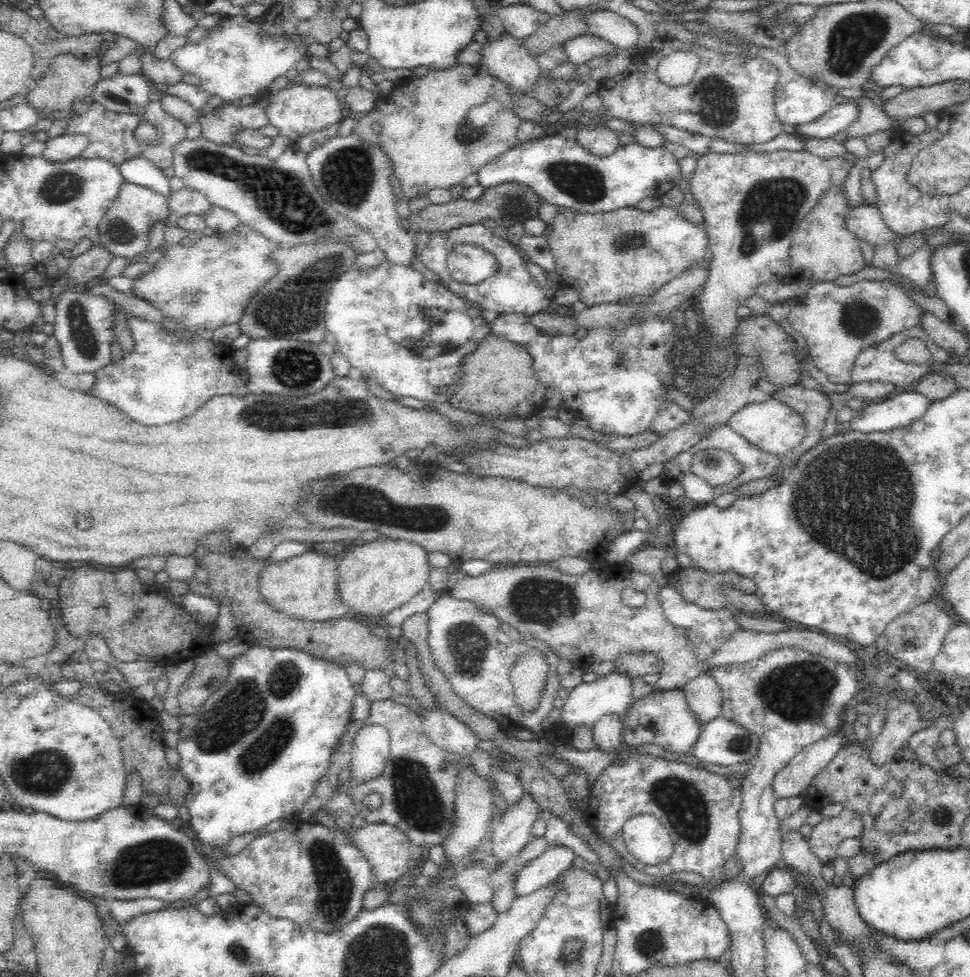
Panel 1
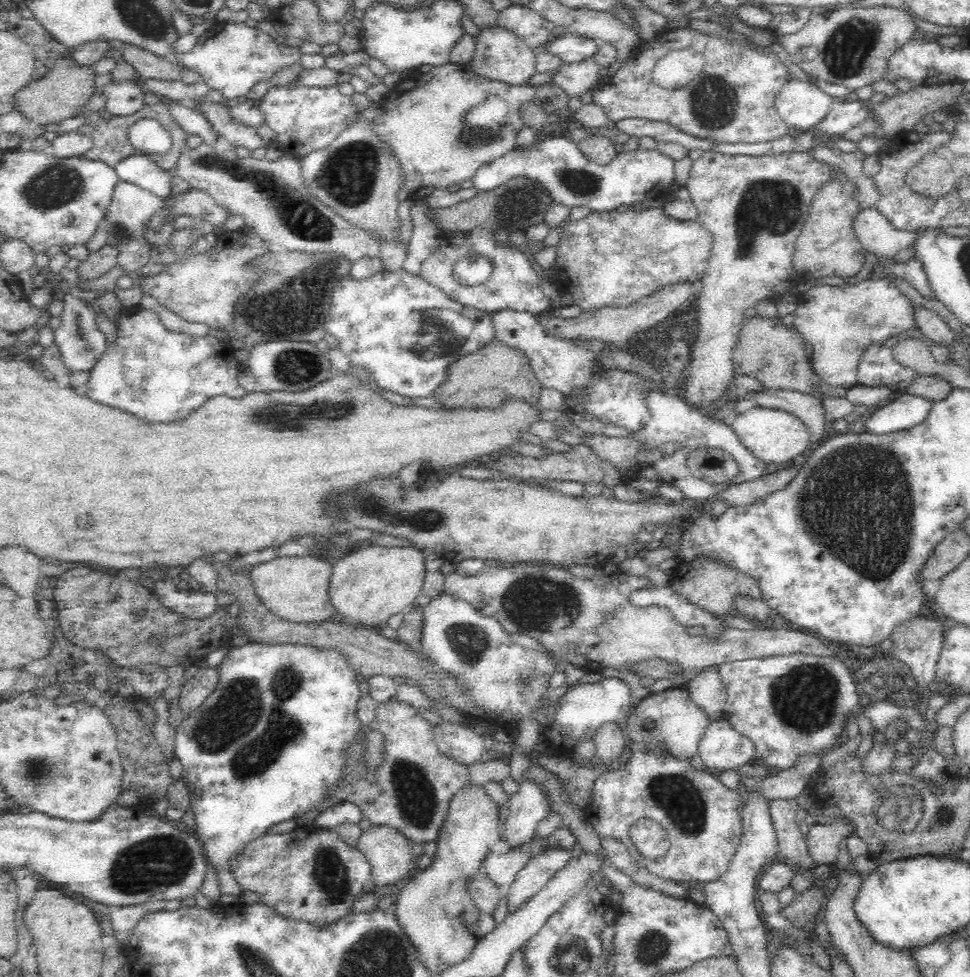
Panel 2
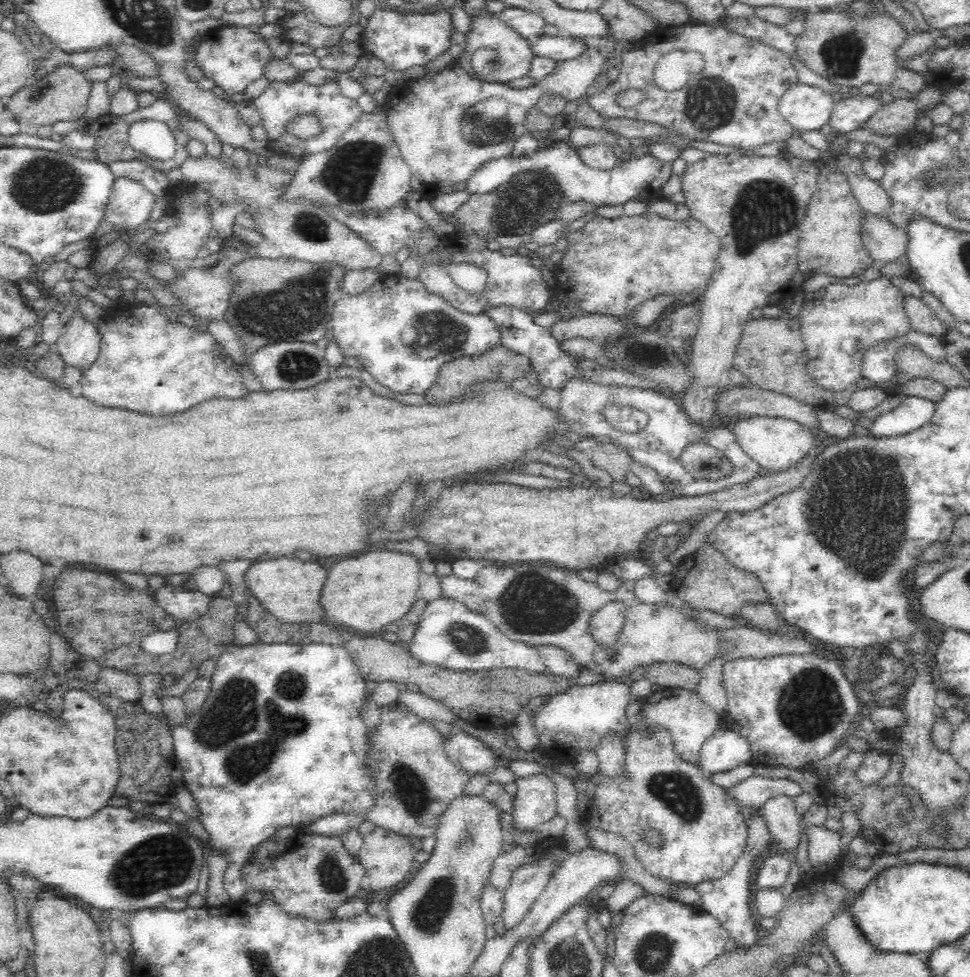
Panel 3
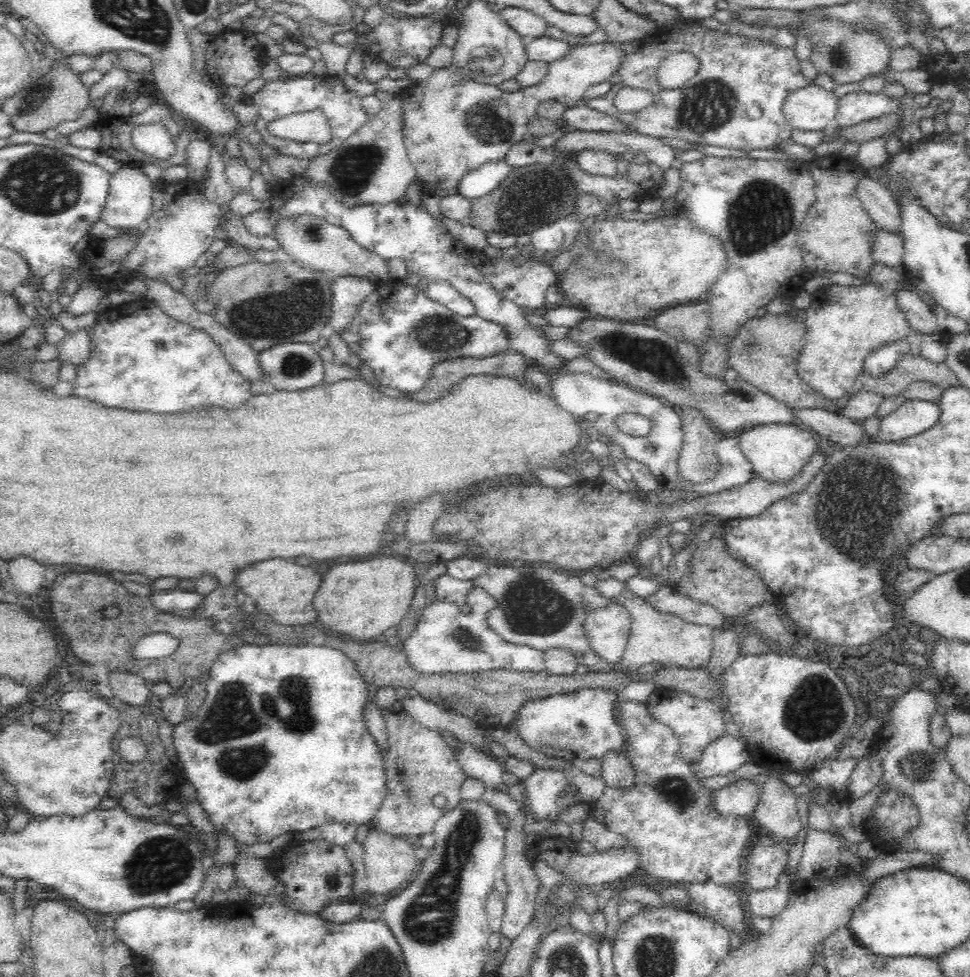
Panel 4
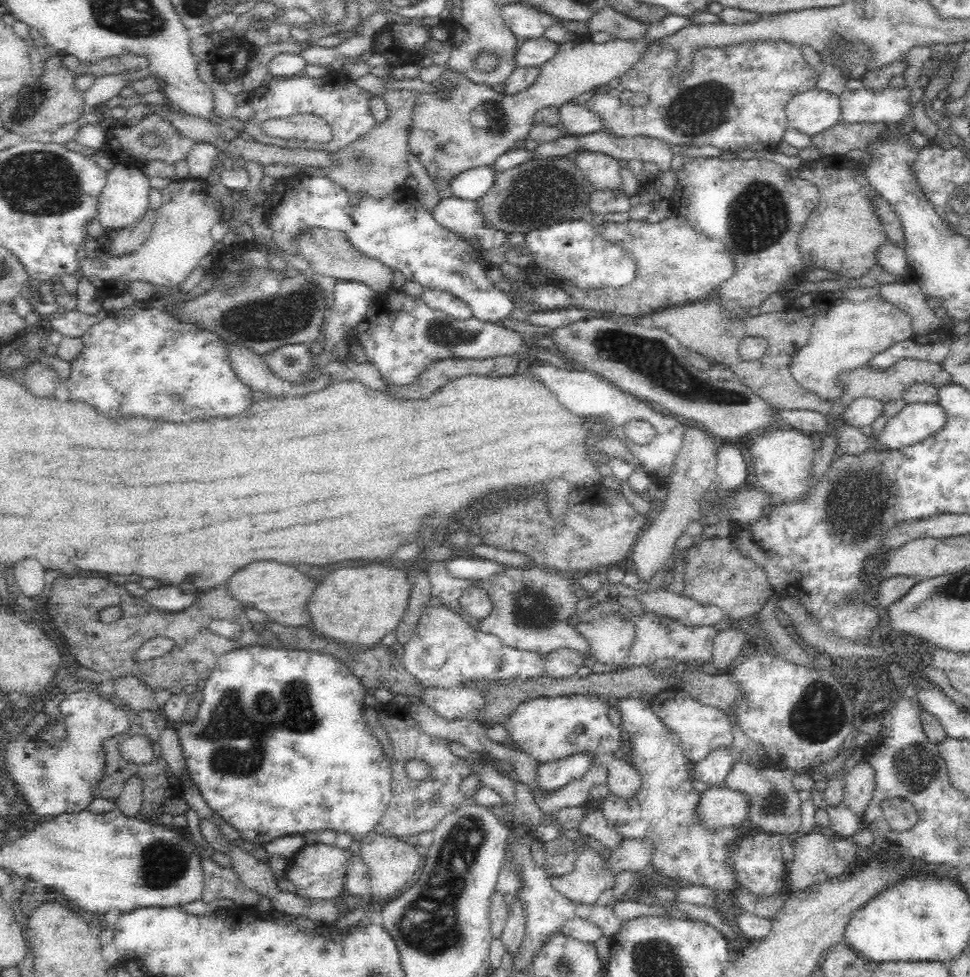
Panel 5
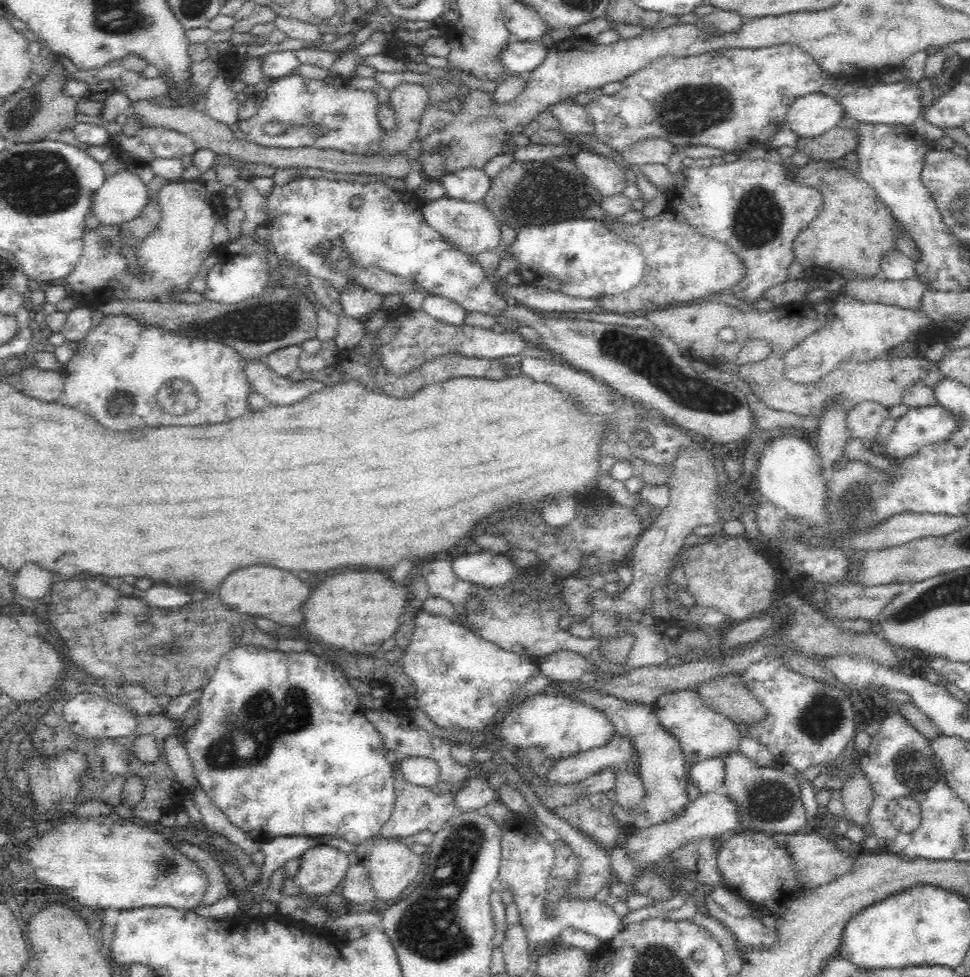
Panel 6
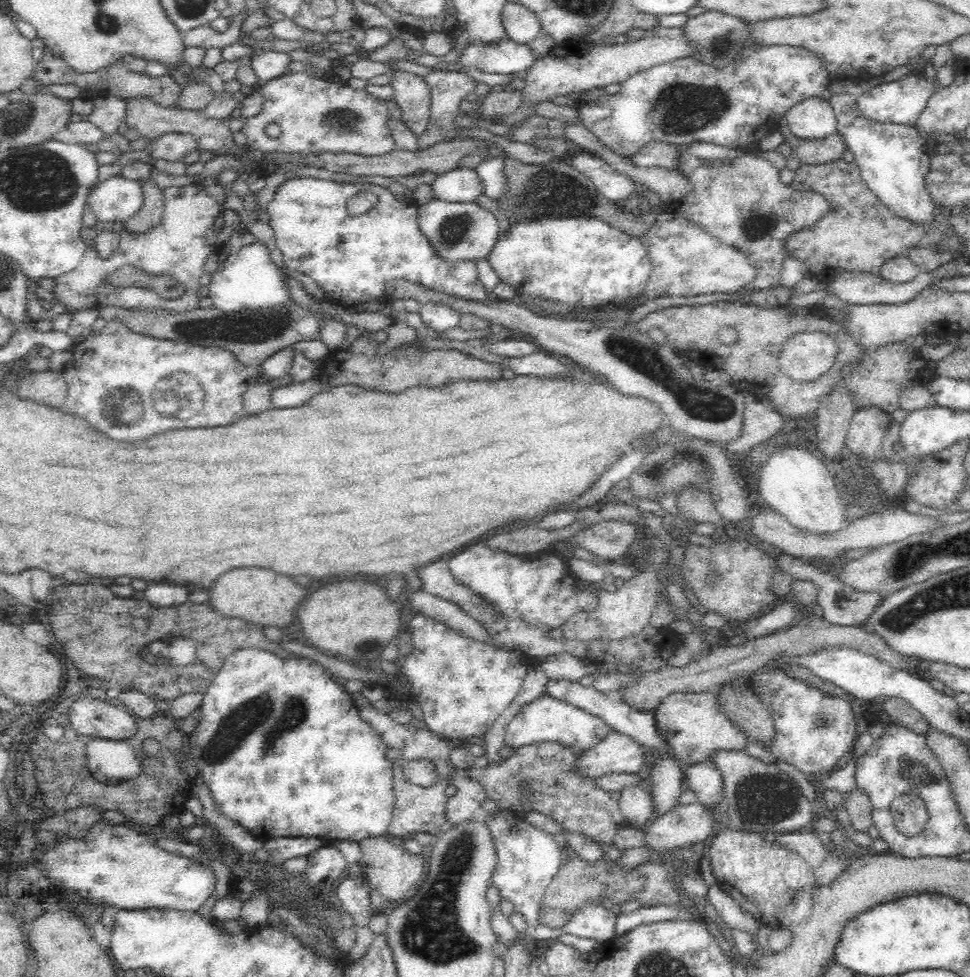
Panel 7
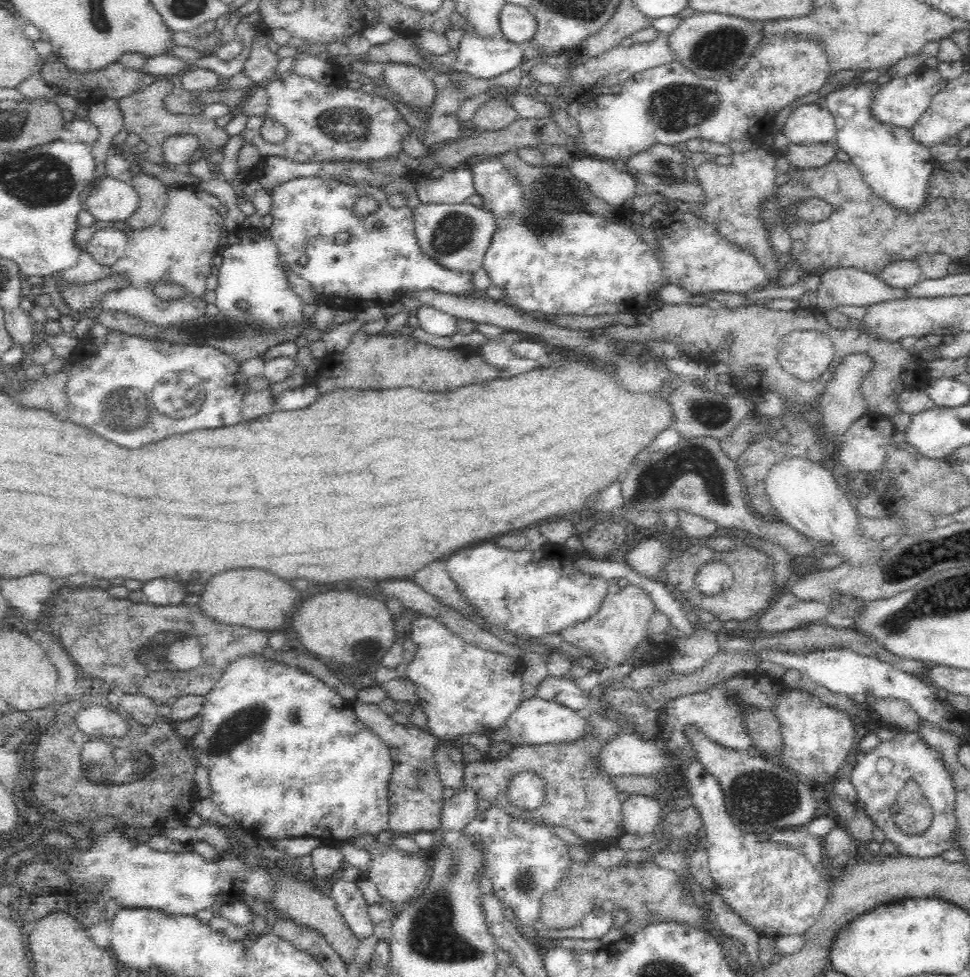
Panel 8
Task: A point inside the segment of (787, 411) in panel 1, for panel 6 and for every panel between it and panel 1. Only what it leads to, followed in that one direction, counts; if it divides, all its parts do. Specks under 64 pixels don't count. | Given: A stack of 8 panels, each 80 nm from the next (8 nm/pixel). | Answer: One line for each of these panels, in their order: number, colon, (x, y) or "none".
2: (776, 436)
3: (775, 443)
4: (778, 450)
5: (782, 459)
6: (788, 475)

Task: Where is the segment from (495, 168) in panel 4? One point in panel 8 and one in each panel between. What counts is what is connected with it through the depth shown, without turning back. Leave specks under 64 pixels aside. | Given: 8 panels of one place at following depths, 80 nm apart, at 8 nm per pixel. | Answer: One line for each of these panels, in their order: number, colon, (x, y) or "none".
5: (470, 185)
6: (470, 184)
7: (460, 184)
8: (454, 186)

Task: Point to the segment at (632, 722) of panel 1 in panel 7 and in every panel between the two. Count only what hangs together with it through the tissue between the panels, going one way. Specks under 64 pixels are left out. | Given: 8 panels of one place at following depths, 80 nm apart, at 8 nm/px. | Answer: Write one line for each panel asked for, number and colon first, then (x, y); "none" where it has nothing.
2: (669, 719)
3: (688, 722)
4: (695, 721)
5: (700, 727)
6: (703, 733)
7: (696, 729)

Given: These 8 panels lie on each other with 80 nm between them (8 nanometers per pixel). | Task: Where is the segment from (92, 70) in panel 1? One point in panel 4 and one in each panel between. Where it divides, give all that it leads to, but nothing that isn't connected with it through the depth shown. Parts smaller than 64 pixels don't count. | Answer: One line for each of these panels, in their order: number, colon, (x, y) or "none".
2: (67, 86)
3: (62, 94)
4: (58, 96)

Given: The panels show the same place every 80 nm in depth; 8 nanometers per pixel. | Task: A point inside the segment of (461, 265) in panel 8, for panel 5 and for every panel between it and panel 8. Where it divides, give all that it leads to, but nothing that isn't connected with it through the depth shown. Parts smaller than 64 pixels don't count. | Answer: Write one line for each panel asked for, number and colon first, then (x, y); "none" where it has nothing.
5: (460, 215)
6: (470, 225)
7: (460, 230)

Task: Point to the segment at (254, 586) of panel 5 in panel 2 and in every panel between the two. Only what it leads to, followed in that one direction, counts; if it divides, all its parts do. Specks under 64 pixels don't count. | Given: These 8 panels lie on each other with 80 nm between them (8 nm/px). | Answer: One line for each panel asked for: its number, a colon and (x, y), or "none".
2: (296, 589)
3: (290, 589)
4: (285, 590)

